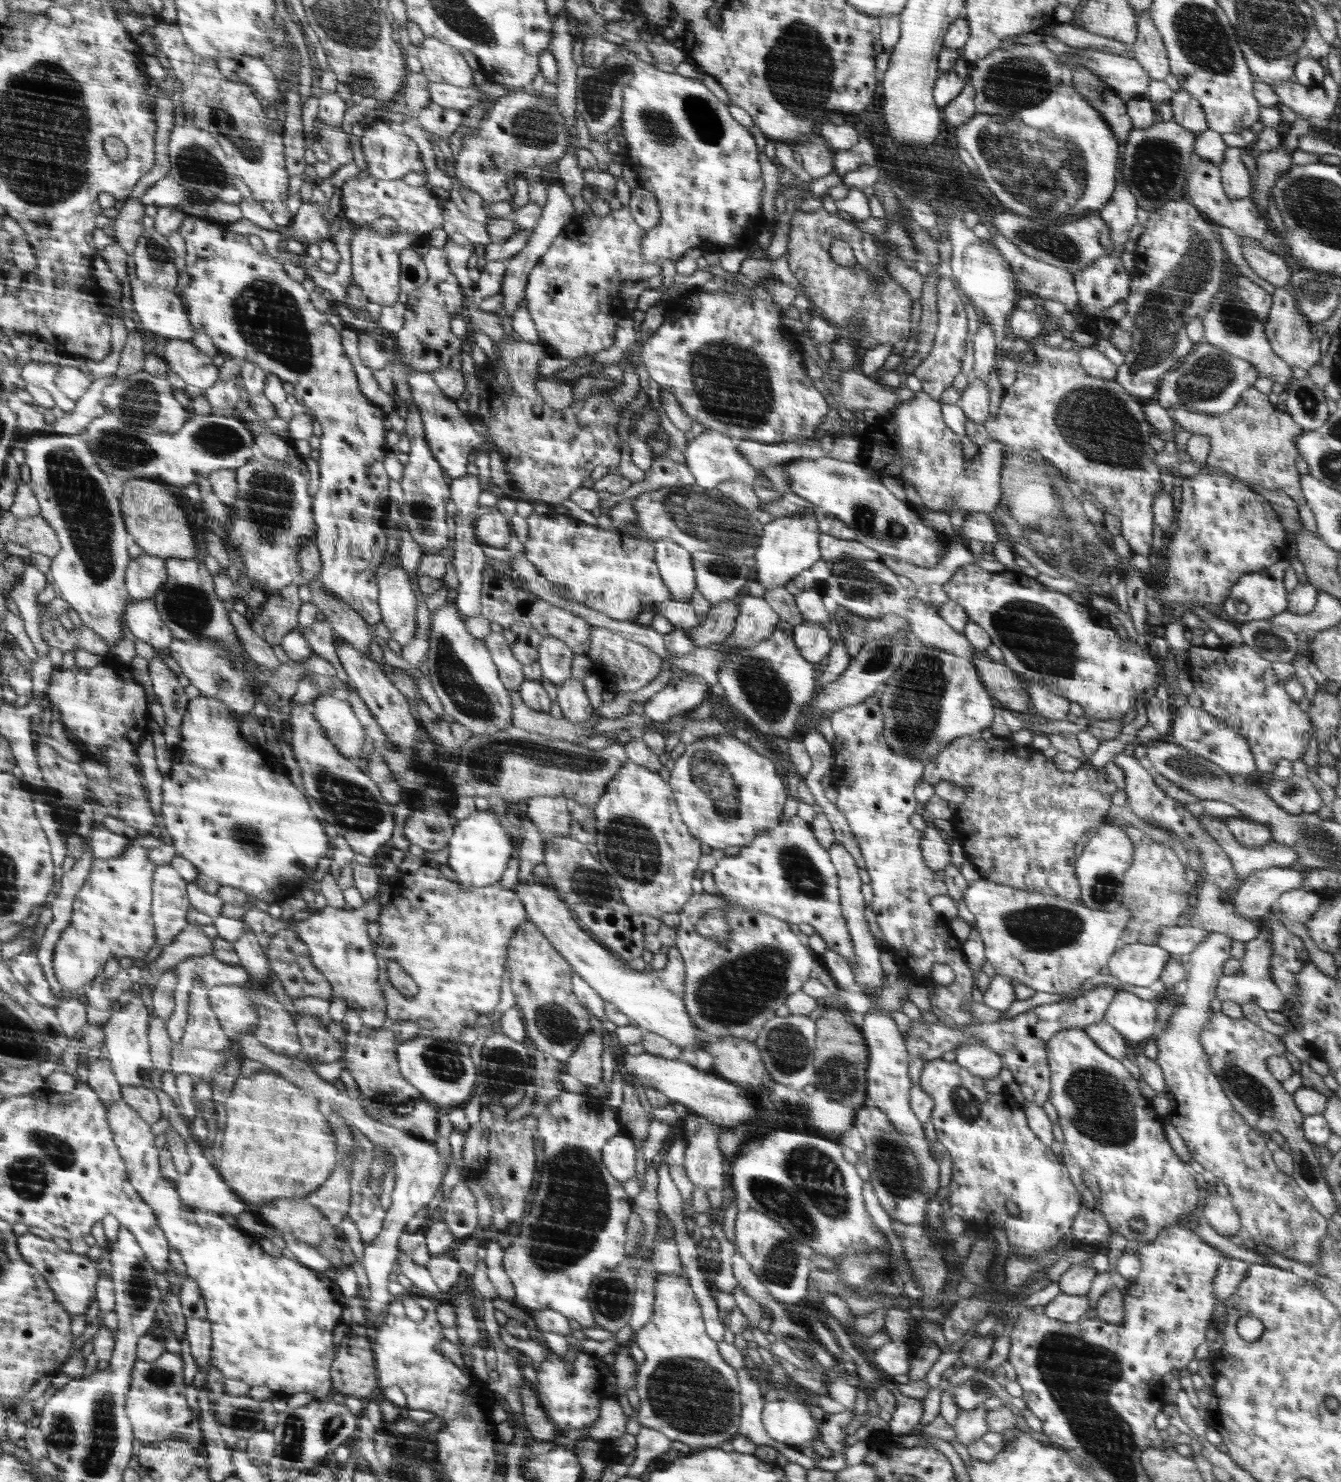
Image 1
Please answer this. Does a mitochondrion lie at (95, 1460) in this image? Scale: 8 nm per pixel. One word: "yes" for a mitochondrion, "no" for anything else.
yes

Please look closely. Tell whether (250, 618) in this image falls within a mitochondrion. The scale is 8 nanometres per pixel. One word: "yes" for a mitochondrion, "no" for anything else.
no

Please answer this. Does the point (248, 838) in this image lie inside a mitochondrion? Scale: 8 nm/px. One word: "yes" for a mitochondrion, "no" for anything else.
yes

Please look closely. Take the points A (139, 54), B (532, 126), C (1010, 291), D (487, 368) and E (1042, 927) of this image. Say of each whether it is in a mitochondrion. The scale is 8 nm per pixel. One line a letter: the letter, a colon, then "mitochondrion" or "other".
A: other
B: mitochondrion
C: other
D: other
E: mitochondrion

